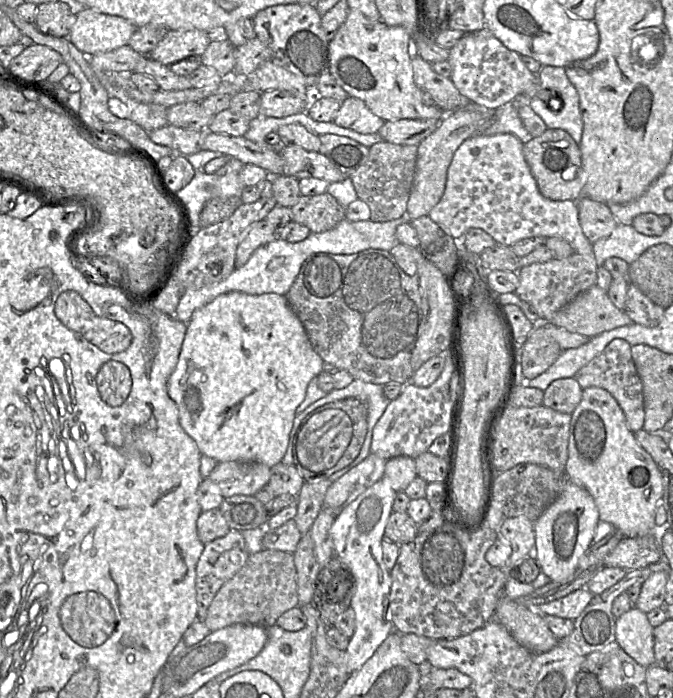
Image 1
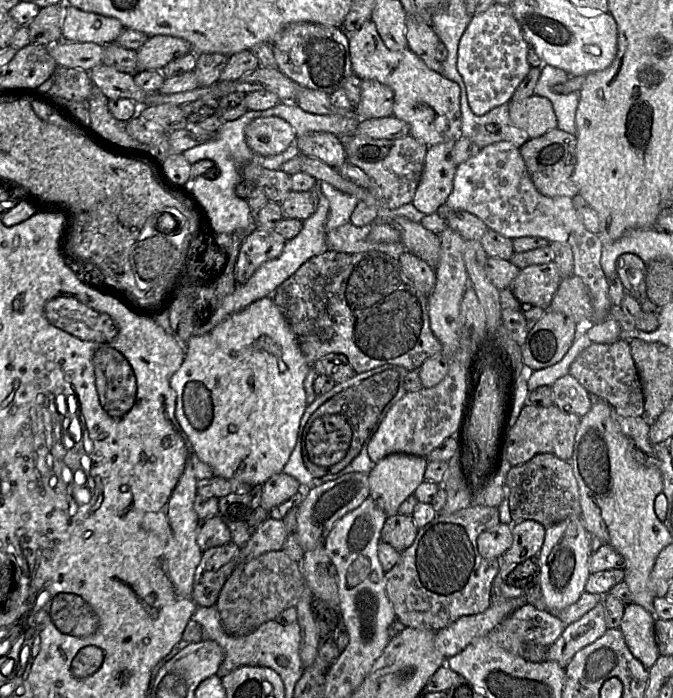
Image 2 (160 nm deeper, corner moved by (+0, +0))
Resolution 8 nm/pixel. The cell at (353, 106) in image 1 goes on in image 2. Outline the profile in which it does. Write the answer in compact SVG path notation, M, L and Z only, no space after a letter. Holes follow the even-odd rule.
M364 80L361 85L361 100L354 107L359 120L382 118L393 115L394 92L378 81Z

